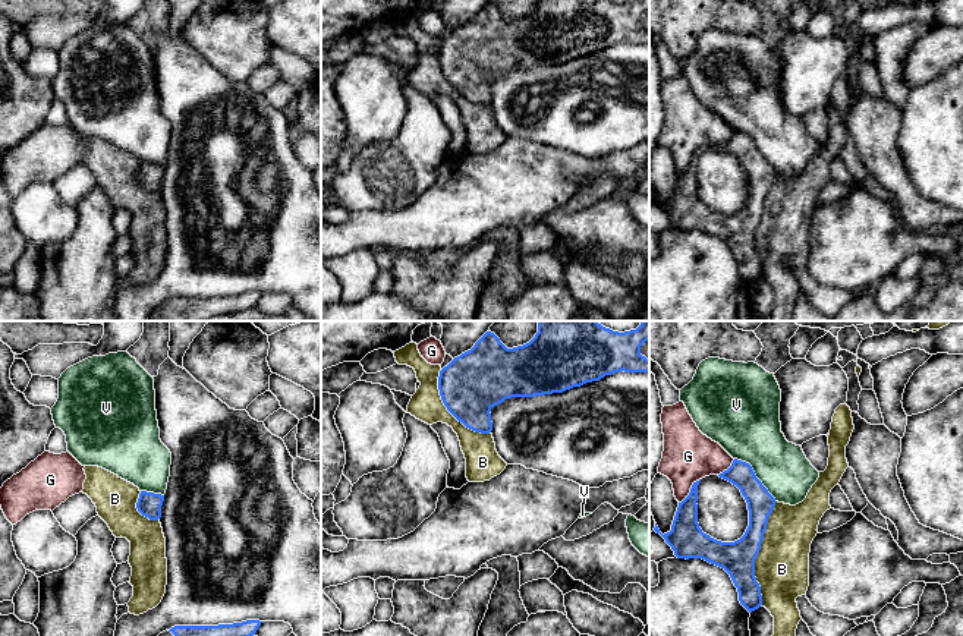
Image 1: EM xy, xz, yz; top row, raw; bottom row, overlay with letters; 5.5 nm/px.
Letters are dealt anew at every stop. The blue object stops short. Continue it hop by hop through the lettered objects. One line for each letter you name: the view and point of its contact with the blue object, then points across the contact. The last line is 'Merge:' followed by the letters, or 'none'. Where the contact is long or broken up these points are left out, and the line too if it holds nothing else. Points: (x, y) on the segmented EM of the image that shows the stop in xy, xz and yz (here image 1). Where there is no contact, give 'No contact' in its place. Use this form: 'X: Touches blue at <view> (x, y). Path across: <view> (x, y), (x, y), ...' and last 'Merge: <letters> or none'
Merge: none

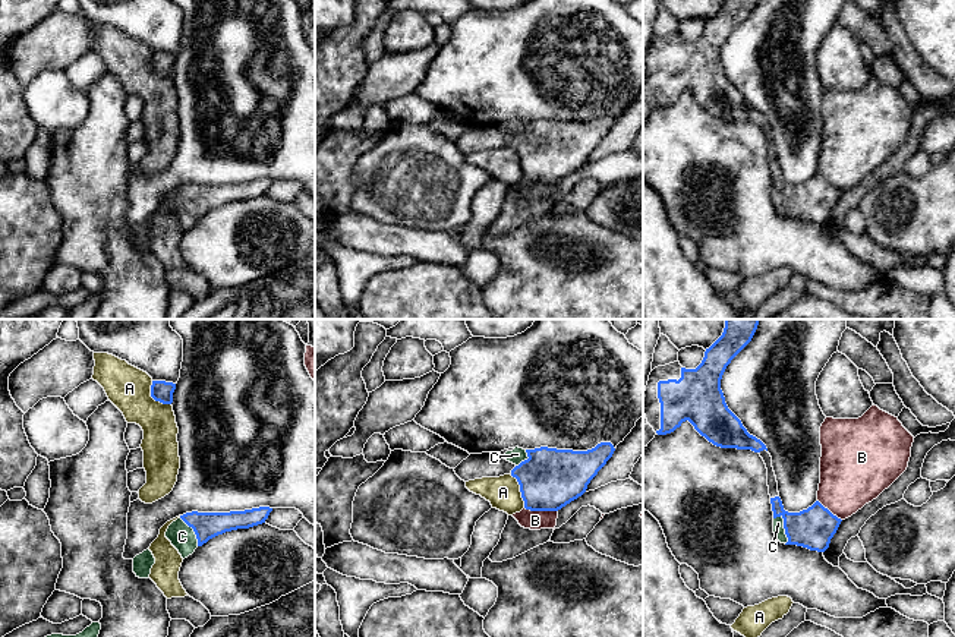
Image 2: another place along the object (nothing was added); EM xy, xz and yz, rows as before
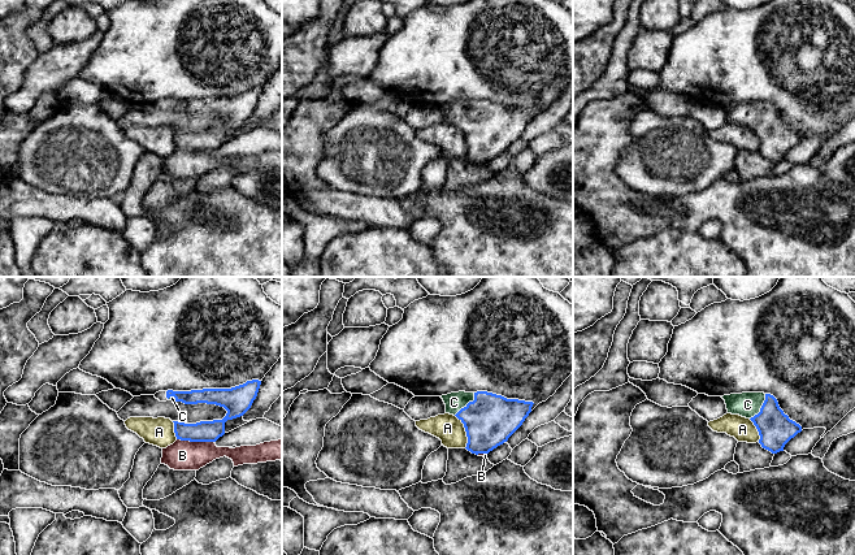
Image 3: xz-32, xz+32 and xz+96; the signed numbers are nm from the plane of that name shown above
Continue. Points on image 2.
C: Touches blue at yz (784, 527). Path across: yz (813, 527), (784, 527), (778, 523)
Merge: C

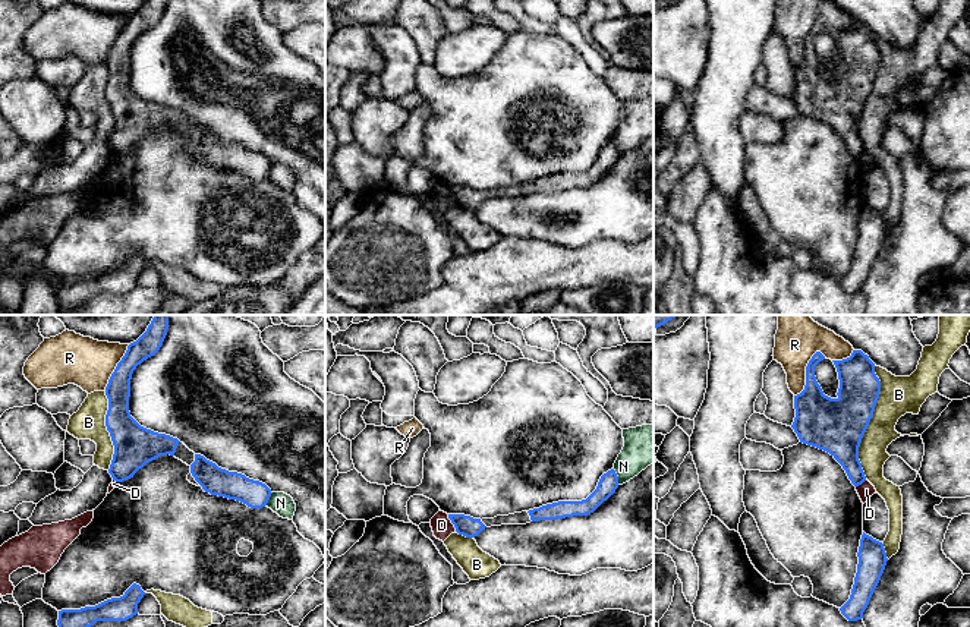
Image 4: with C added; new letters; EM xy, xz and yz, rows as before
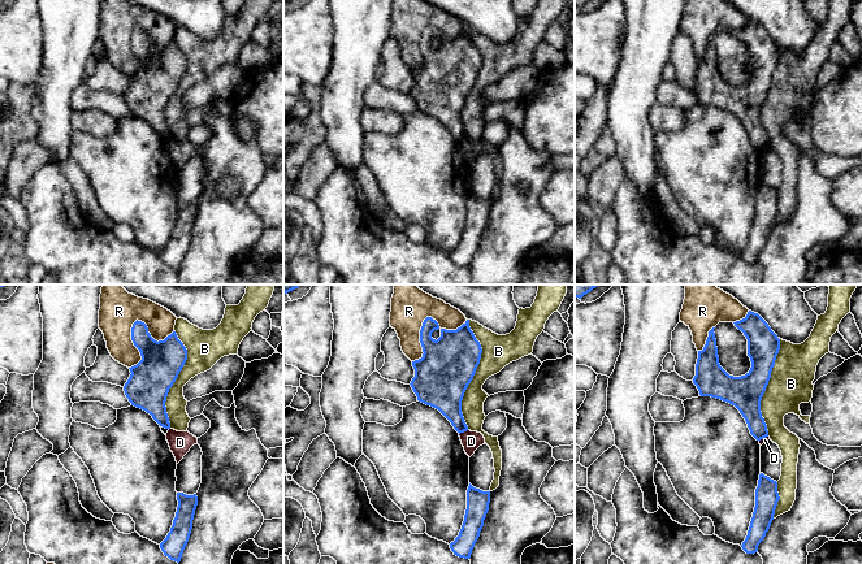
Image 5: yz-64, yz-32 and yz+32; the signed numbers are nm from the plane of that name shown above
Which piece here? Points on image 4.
Merge: none

